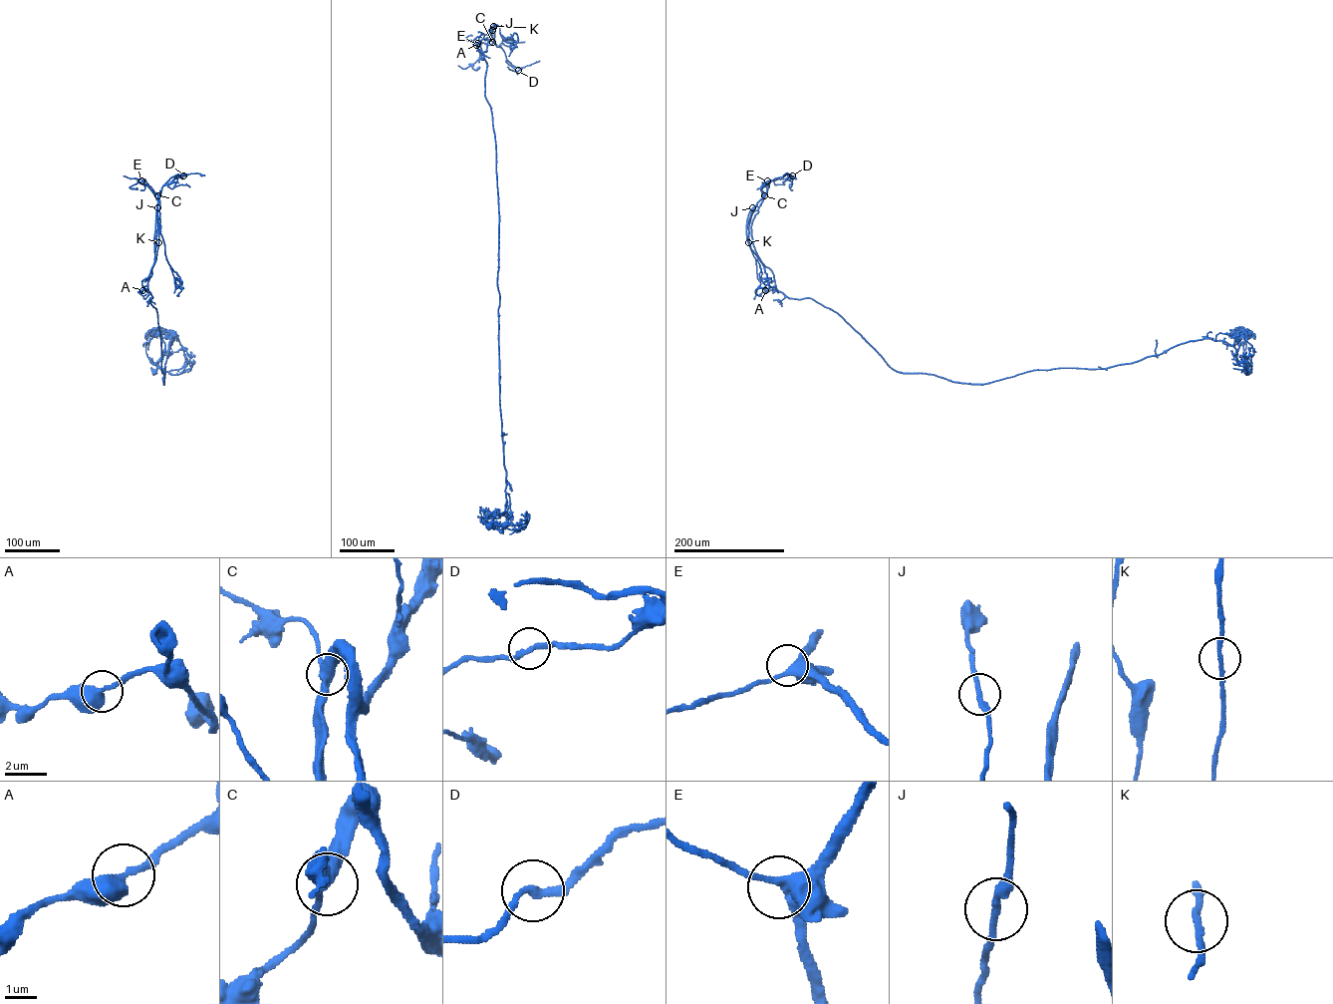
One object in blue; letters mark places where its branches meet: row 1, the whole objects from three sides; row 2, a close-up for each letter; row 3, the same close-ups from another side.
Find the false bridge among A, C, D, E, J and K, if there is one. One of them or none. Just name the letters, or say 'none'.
none

